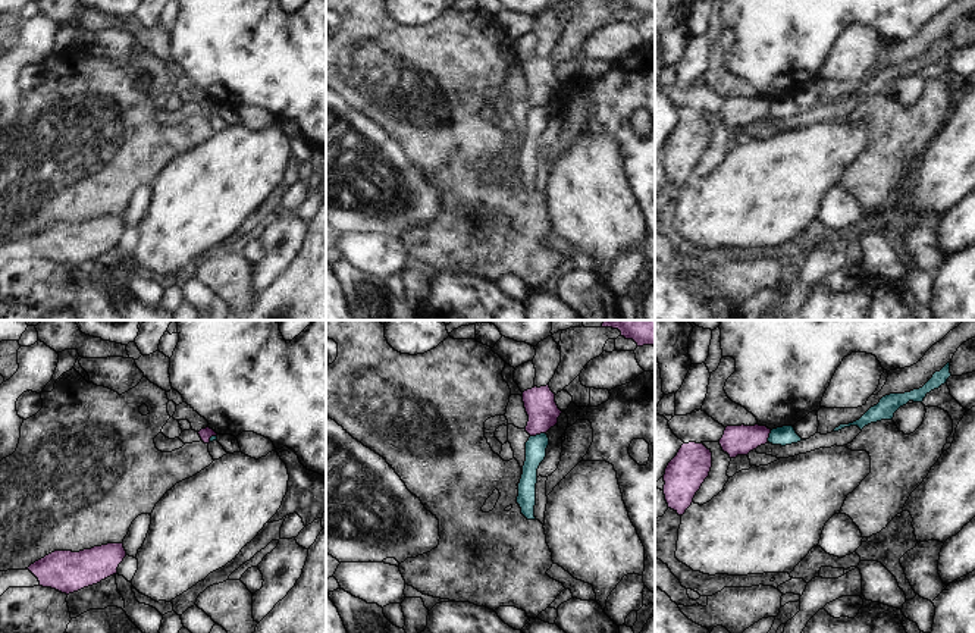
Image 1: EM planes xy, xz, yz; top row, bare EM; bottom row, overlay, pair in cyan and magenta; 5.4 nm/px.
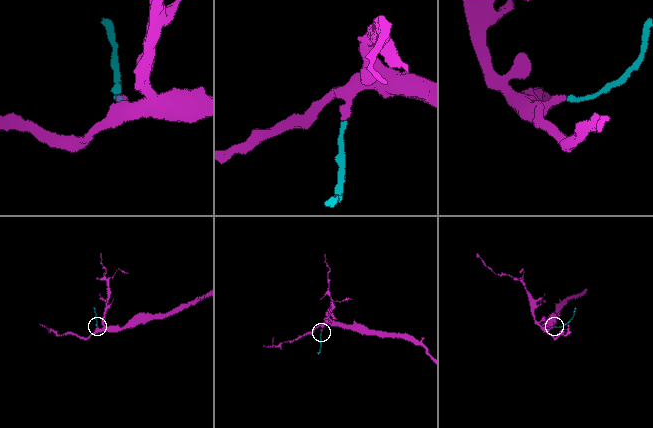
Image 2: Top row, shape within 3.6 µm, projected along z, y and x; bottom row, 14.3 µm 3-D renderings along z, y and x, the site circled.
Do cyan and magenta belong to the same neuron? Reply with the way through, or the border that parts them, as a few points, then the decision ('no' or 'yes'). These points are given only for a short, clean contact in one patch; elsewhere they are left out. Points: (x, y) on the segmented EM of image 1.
along xz (545, 432), (530, 436) | no

